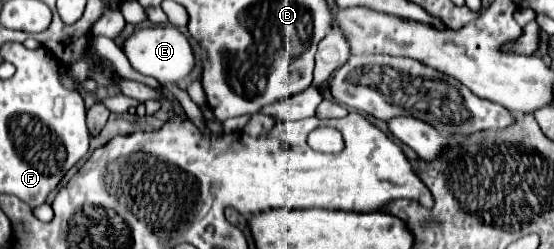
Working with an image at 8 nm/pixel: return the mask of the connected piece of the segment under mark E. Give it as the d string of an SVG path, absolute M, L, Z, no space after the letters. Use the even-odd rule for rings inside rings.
M159 25L159 27L135 31L125 41L123 53L127 55L135 71L139 71L141 75L155 77L163 87L167 87L169 83L179 83L181 79L187 79L191 75L191 69L195 67L195 53L191 51L191 43L173 25L167 25L167 27Z

